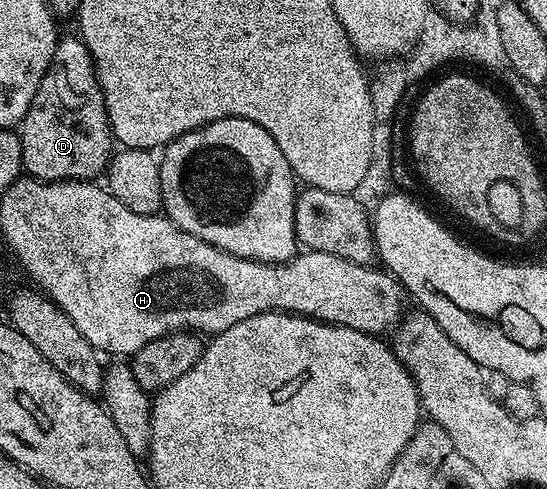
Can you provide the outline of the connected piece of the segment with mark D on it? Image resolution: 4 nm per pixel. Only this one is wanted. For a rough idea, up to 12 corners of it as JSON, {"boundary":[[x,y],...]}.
{"boundary":[[58,39],[21,119],[32,179],[93,182],[113,129],[93,59]]}

